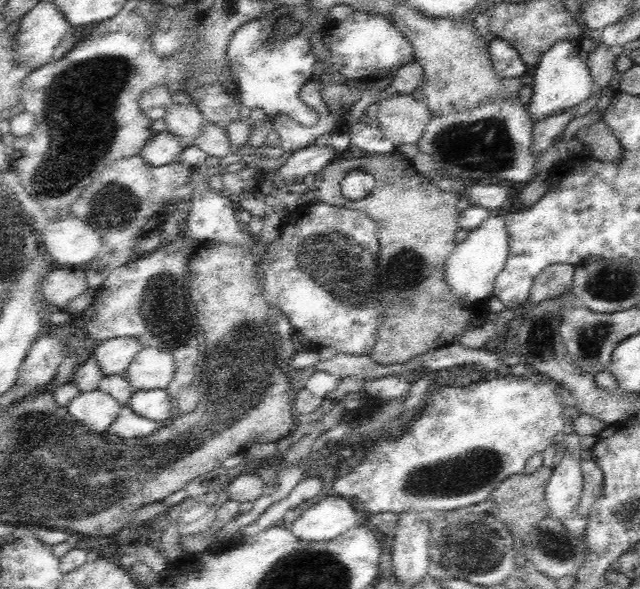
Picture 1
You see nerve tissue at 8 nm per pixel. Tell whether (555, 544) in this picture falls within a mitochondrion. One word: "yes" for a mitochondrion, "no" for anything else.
yes

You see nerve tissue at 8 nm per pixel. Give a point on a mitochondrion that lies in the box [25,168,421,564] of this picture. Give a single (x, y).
(241, 372)

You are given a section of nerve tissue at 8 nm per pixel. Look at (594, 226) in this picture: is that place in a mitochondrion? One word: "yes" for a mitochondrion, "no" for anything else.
no

